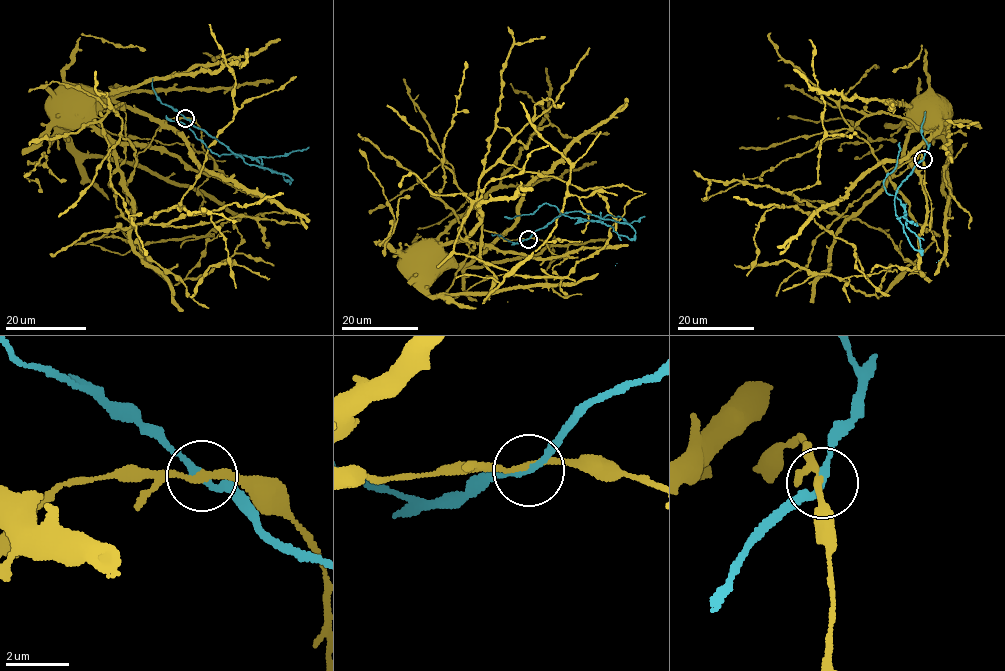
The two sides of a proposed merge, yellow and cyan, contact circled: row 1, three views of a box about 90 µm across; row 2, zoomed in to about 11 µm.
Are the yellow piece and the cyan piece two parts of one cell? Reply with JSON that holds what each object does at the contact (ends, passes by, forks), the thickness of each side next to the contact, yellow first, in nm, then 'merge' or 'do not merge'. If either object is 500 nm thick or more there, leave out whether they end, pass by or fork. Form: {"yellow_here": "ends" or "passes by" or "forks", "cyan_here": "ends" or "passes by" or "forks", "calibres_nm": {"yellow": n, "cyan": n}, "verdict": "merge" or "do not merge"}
{"yellow_here": "passes by", "cyan_here": "passes by", "calibres_nm": {"yellow": 200, "cyan": 200}, "verdict": "do not merge"}

